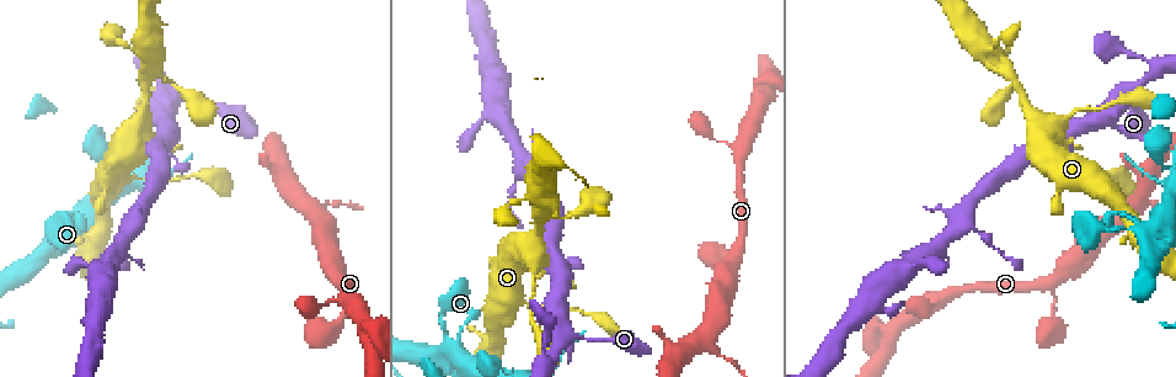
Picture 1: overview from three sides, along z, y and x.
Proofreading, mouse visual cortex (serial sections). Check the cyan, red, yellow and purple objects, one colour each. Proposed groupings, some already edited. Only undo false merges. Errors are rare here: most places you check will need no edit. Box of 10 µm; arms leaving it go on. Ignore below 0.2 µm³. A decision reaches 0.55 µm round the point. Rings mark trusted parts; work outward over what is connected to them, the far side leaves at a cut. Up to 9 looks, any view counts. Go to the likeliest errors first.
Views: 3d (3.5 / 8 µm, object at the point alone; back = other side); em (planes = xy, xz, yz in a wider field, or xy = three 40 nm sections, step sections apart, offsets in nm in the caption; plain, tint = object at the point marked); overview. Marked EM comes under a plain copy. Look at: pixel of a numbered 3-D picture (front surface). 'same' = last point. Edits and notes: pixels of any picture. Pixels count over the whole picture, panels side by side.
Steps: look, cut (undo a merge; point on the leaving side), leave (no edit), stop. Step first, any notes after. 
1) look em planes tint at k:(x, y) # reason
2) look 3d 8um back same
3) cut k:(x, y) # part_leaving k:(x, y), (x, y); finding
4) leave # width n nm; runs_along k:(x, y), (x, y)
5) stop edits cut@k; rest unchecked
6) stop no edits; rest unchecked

look 3d 8um at 1:(1137, 230) # three-way junction

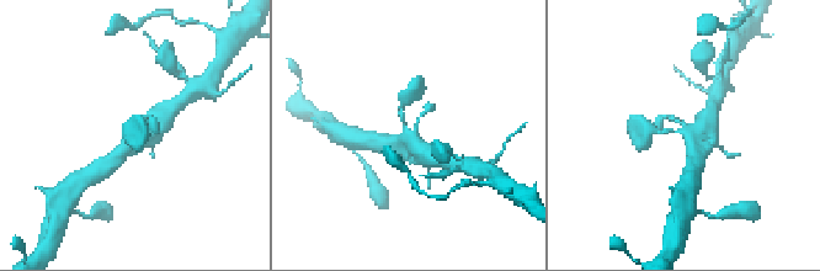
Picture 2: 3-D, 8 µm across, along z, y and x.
look em xy step 2 tint same # need the tissue

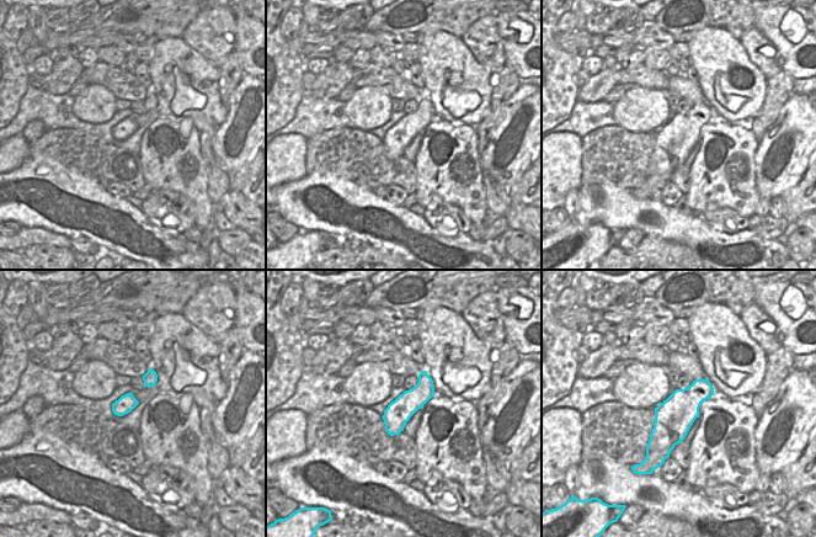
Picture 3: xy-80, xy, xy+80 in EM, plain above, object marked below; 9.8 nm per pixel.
leave # runs_along 3:(424, 375), (424, 388), (390, 431); continuous, no second cell

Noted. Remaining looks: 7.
look 3d 3.5um at 1:(754, 84) # thin neck

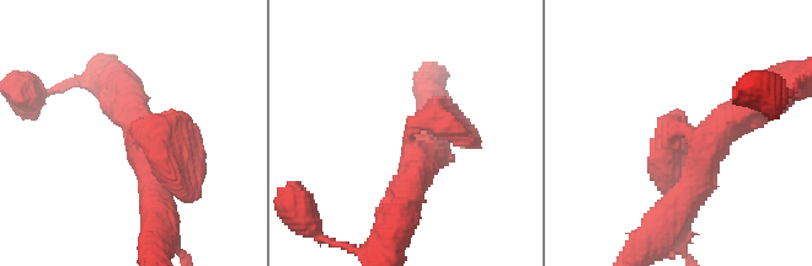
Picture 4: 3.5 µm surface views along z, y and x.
look em xy step 1 tint at 4:(135, 129) # arms 3; arm_widths 350, 400, 400 nm

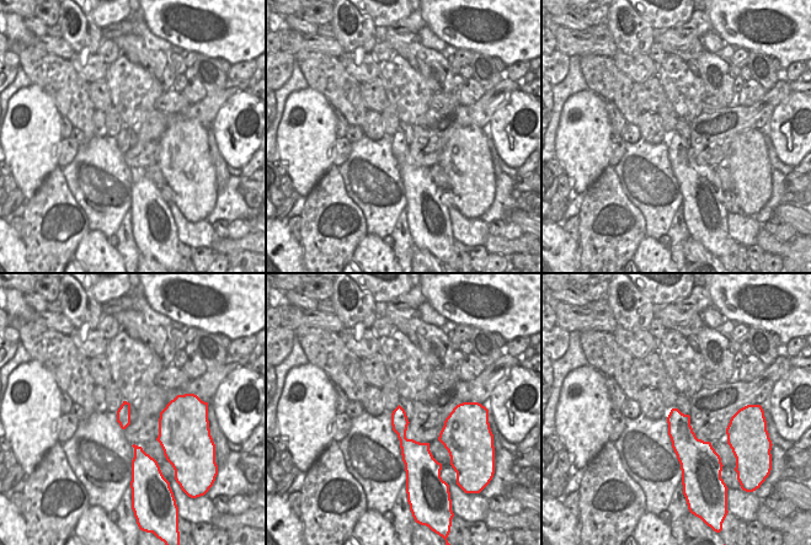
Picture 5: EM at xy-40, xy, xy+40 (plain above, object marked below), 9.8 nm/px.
leave # runs_along 4:(743, 111), (674, 176); one cell here

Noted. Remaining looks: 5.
look 3d 3.5um at 1:(544, 213) # side arm on a straight run

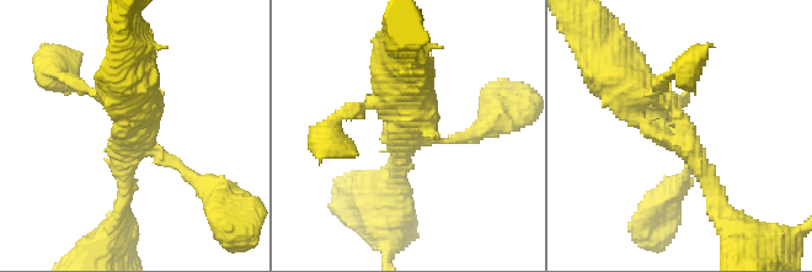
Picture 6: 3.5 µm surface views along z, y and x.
look em xy step 1 tint at 6:(685, 143) # arms 3; arm_widths 150, 200, 500 nm

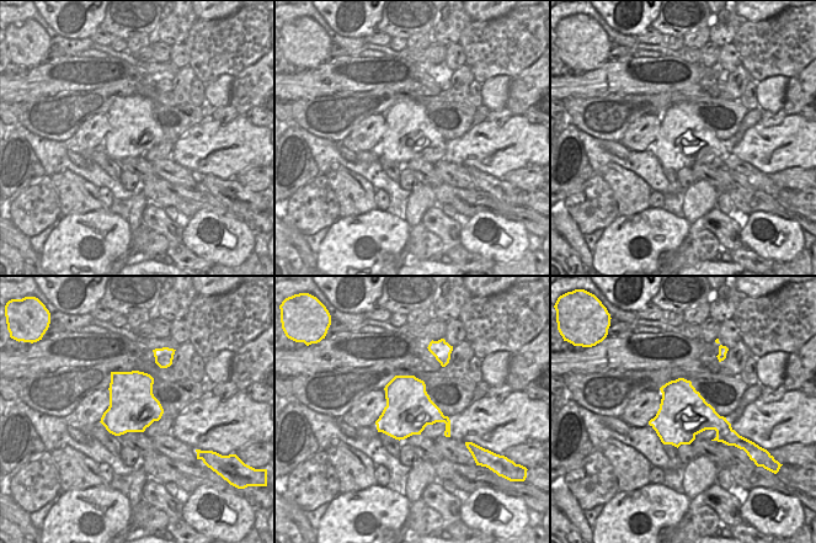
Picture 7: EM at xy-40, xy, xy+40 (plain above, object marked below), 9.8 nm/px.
leave # runs_along 6:(724, 209), (705, 168), (632, 85); one cell here

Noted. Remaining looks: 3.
look 3d 3.5um back at 1:(1155, 75) # sharp bend

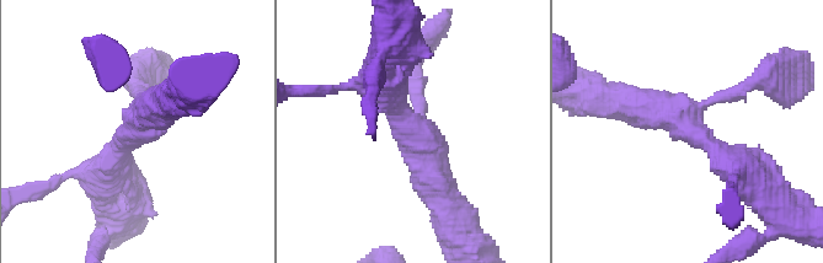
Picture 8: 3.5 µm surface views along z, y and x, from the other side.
look em xy step 5 tint at 8:(414, 130) # need the tissue

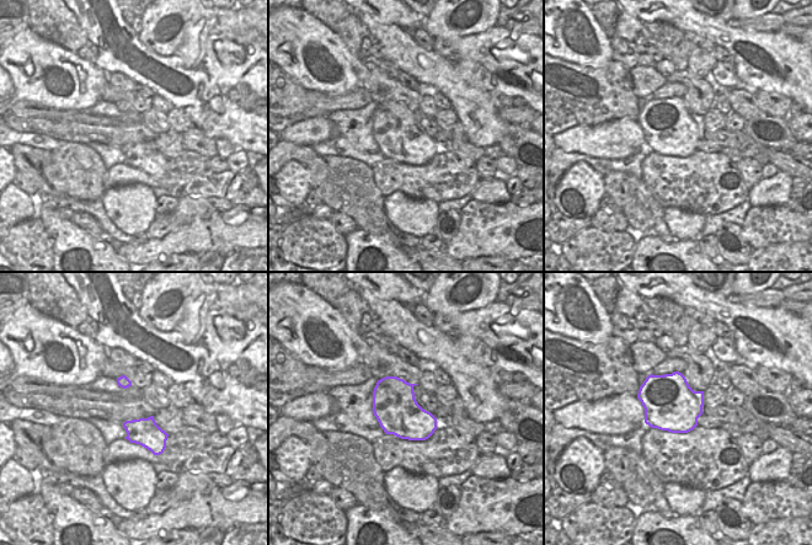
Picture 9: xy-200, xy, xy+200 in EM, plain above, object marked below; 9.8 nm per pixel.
look em xy step 1 tint same # cut it another way

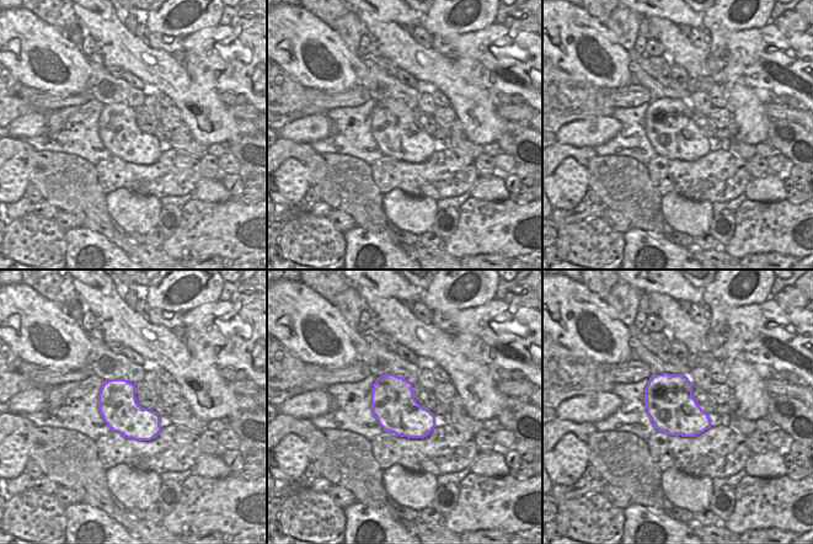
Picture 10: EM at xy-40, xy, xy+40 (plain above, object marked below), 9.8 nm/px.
leave # all the same cell

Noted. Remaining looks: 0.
stop no edits; rest unchecked

